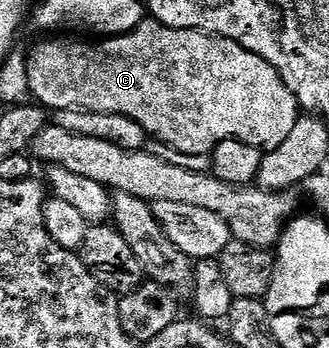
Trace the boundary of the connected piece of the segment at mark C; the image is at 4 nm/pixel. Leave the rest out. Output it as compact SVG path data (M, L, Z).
M148 17L130 33L104 37L99 41L79 43L76 40L79 38L76 37L48 37L45 39L48 40L45 43L38 44L33 49L32 55L29 54L27 56L28 80L32 90L31 98L39 106L51 109L53 112L79 111L83 109L85 111L101 111L102 113L125 115L134 121L138 121L138 125L142 125L144 132L153 140L157 139L158 142L165 143L168 147L173 147L178 153L177 156L180 157L186 155L211 156L212 150L219 143L230 141L231 139L246 141L246 145L254 145L267 153L278 145L282 145L282 141L286 141L286 137L290 137L290 129L294 129L294 125L302 117L300 102L297 101L296 94L286 85L286 81L278 73L278 69L274 69L274 65L270 65L270 61L258 57L258 53L250 53L250 49L238 45L238 41L230 41L221 35L207 35L204 31L191 31L190 29L174 29L173 27L162 25L157 19Z

